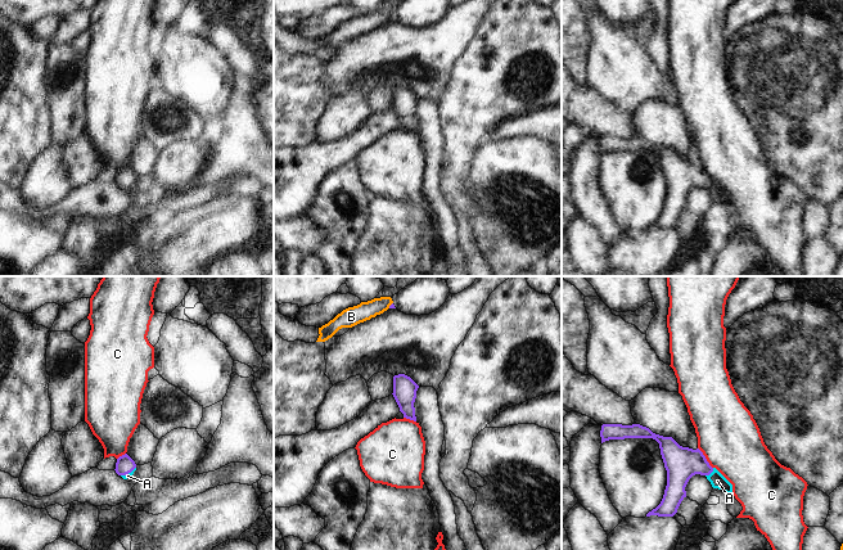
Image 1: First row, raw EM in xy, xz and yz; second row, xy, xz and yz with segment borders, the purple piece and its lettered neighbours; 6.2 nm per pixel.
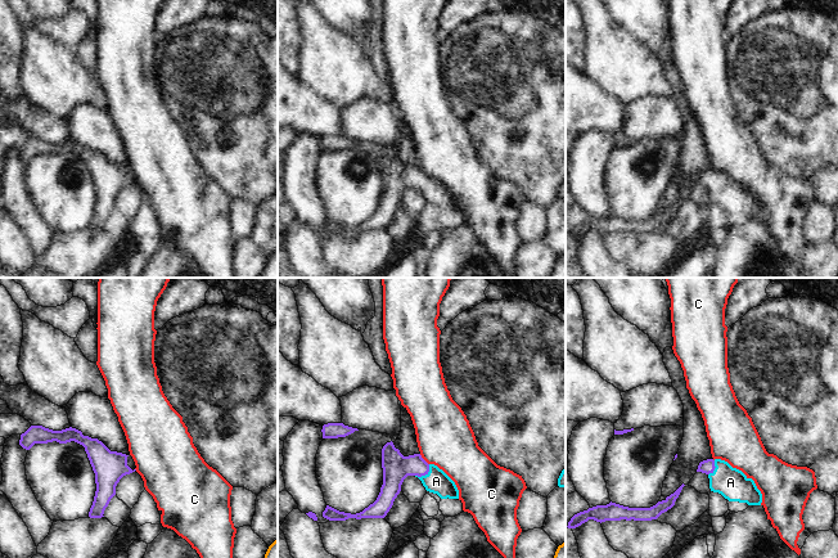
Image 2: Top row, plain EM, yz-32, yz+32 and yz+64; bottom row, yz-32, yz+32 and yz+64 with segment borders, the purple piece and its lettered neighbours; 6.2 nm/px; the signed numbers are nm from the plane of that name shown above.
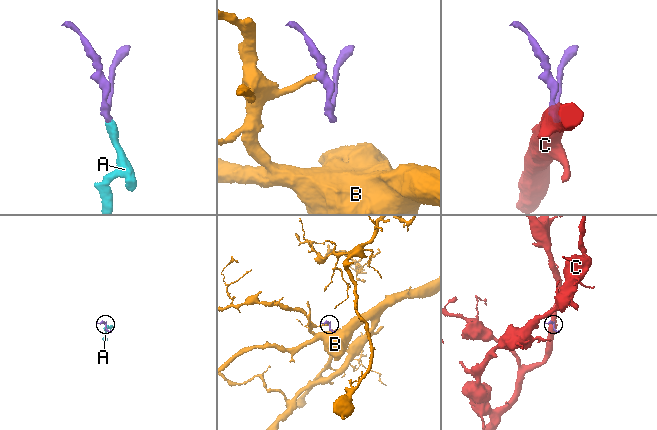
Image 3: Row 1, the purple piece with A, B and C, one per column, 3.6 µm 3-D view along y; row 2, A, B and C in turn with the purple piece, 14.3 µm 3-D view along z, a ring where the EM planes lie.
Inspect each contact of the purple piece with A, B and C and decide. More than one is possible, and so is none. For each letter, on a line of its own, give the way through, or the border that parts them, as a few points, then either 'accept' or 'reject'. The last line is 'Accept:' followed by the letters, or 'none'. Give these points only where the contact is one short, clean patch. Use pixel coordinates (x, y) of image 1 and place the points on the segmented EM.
A: across yz (681, 463), (695, 463), (709, 473), (717, 481) | accept
B: along xz (392, 302), (388, 307) | reject
C: along yz (698, 447), (712, 468) | reject
Accept: A

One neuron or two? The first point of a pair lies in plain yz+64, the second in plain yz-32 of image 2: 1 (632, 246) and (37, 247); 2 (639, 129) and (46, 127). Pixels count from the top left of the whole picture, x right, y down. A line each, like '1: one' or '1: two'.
1: two
2: two

